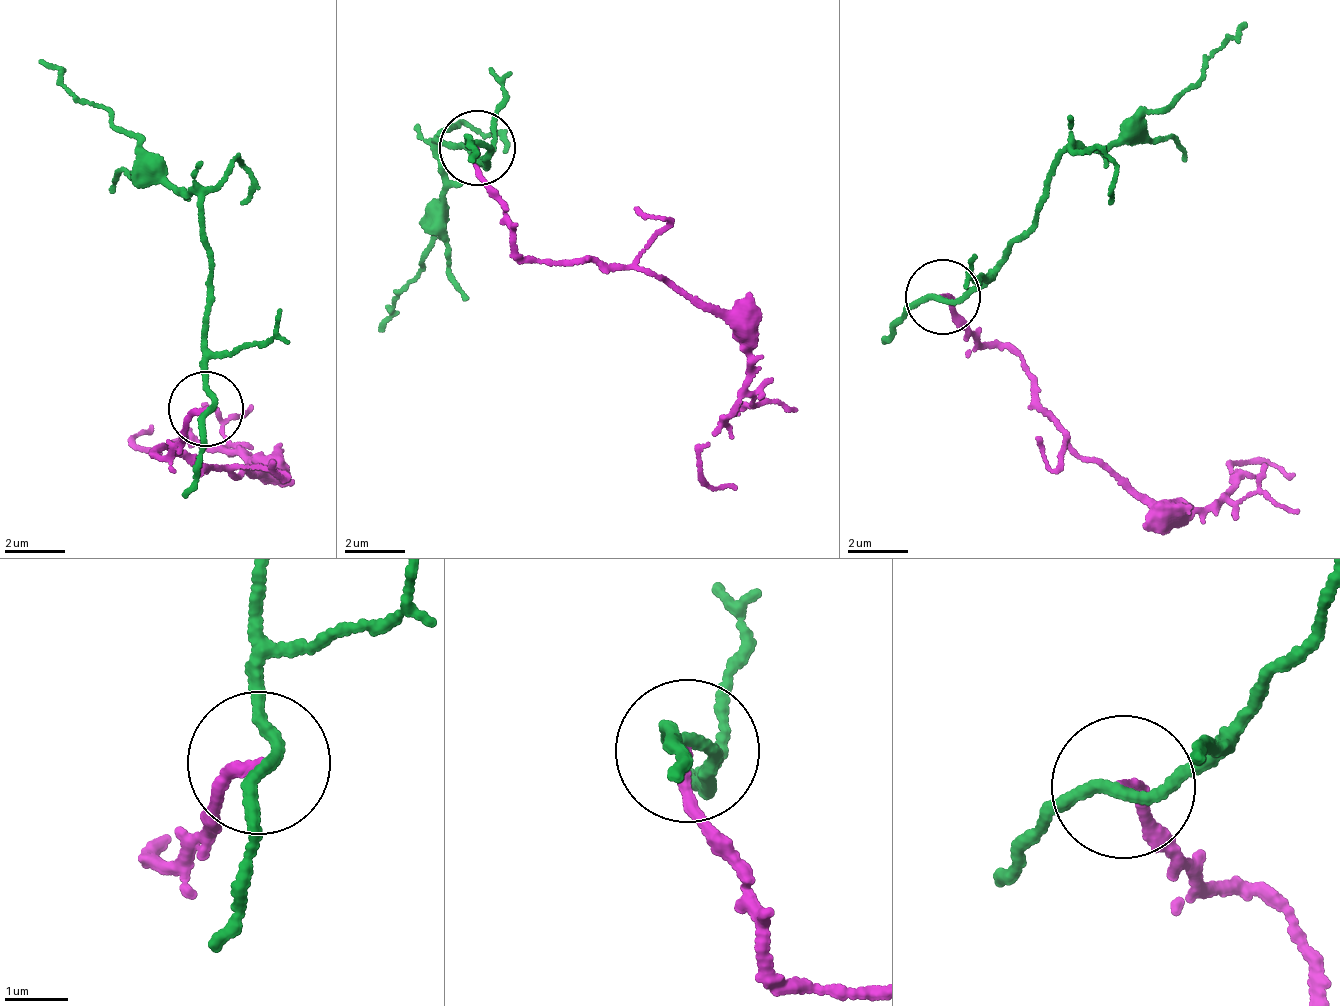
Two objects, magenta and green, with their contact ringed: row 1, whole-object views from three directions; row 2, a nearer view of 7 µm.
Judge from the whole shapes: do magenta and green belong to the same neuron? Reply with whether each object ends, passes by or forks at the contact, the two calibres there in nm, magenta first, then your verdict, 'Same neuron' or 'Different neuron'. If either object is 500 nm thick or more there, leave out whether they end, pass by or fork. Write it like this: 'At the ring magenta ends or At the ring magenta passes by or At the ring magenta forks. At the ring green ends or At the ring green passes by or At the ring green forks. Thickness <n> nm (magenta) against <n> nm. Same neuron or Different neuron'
At the ring magenta ends. At the ring green passes by. Thickness 160 nm (magenta) against 170 nm. Different neuron

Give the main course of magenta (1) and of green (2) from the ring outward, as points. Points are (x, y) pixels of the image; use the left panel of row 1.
1: (206, 405), (156, 455), (258, 469), (231, 446), (141, 451), (135, 439), (152, 436)
2: (206, 405), (210, 394), (202, 334), (198, 200), (149, 165), (97, 105), (39, 61)

